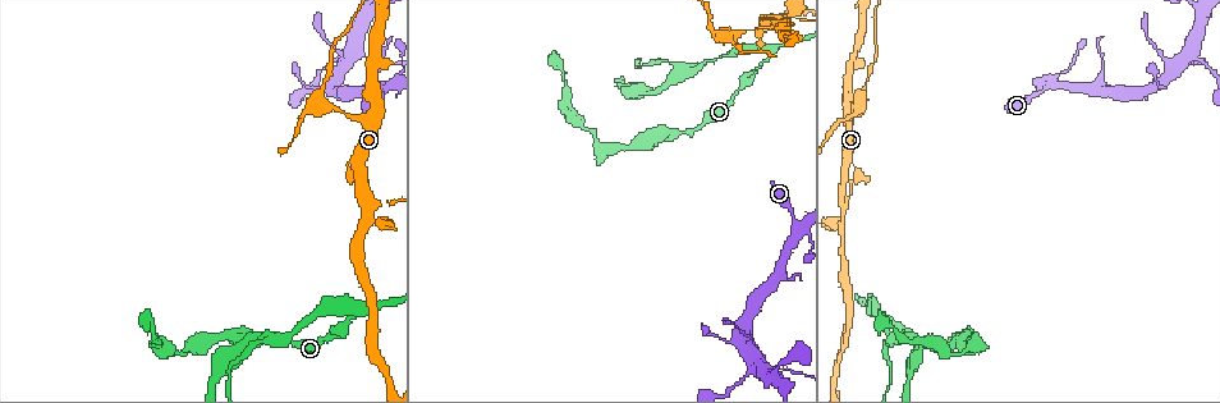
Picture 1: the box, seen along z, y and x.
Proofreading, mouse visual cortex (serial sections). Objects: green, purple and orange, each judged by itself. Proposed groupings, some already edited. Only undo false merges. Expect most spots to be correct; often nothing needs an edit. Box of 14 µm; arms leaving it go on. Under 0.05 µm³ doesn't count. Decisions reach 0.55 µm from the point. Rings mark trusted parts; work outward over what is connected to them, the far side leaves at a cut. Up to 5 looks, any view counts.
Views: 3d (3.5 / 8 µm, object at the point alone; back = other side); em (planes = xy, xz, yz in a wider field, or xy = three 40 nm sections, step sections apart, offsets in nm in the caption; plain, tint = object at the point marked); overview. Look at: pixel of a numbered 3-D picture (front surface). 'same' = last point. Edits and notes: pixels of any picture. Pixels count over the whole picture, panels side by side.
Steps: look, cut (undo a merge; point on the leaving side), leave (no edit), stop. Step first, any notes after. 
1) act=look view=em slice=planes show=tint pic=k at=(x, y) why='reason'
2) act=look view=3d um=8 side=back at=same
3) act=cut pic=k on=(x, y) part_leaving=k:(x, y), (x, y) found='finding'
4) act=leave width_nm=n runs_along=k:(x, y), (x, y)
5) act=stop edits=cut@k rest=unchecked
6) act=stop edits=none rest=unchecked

act=look view=3d um=3.5 pic=1 at=(894, 340) why='three arms meet'

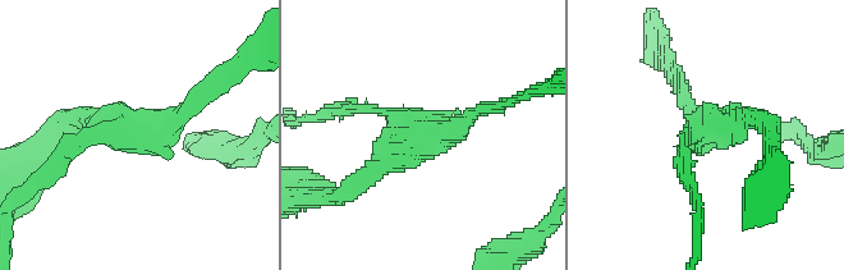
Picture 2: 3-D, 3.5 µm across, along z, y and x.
act=look view=em slice=xy step=5 show=tint pic=2 at=(137, 124) arms=3 arm_widths_nm=150,200,300 why='need the tissue'

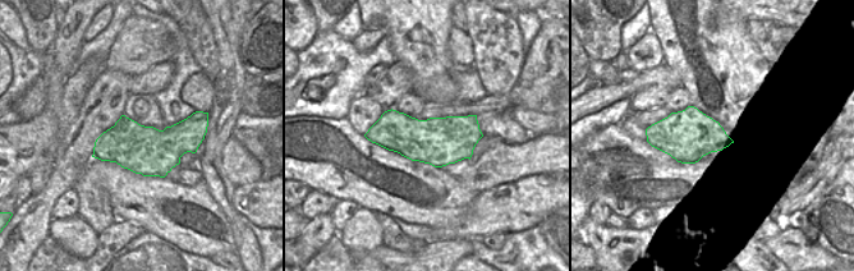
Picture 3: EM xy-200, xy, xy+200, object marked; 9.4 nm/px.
act=look view=em slice=xy step=1 show=tint at=same

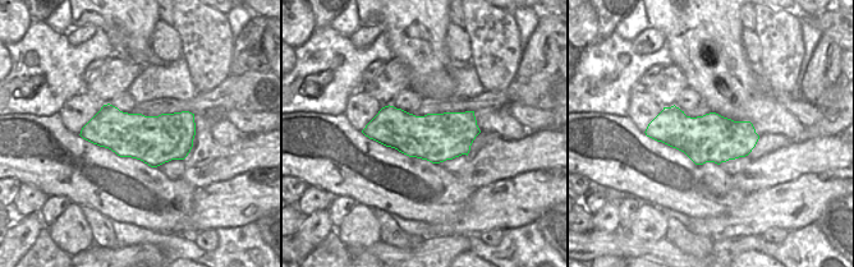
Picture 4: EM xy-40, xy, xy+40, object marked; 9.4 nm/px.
act=cut pic=2 on=(64, 151) found='two cells meet here'

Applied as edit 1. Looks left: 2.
act=look view=3d um=3.5 pic=1 at=(756, 28) why='calibre changes'

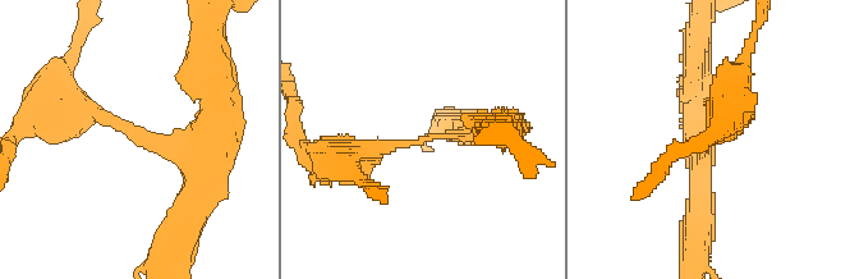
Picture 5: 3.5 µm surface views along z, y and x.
act=look view=em slice=planes show=tint pic=5 at=(124, 130) why='shape alone is not enough'

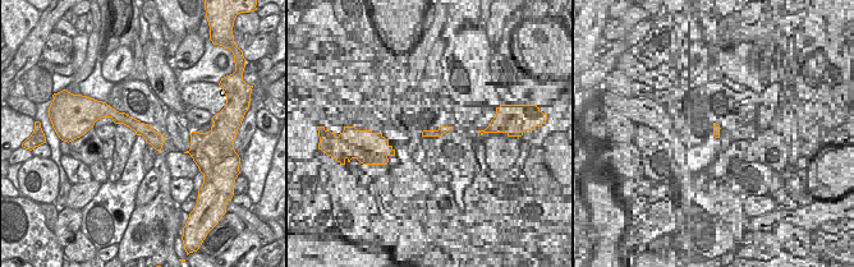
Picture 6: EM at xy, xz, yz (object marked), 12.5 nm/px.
act=cut pic=5 on=(83, 126) width_nm=200 border=6:(155, 130), (145, 138) found='two cells meet here'

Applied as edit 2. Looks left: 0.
act=stop edits=cut@2,cut@5 rest=unchecked

